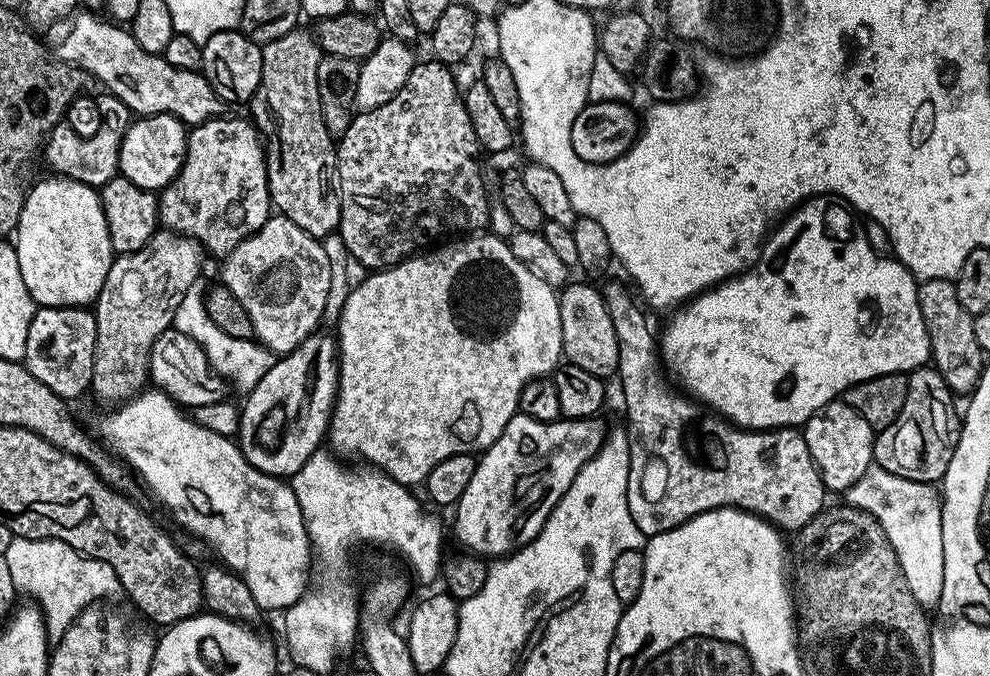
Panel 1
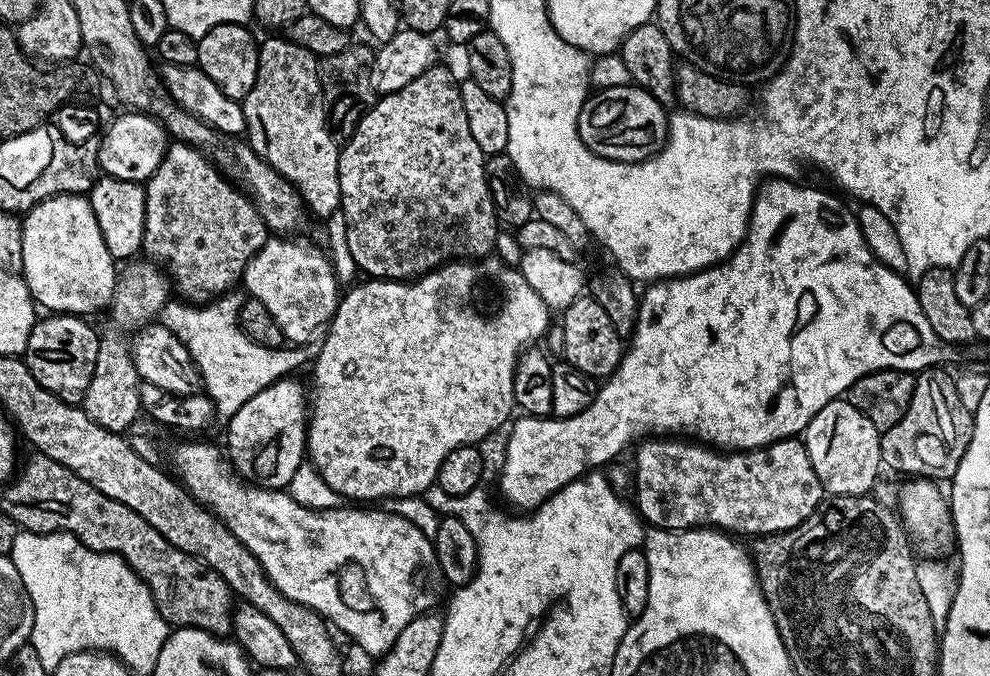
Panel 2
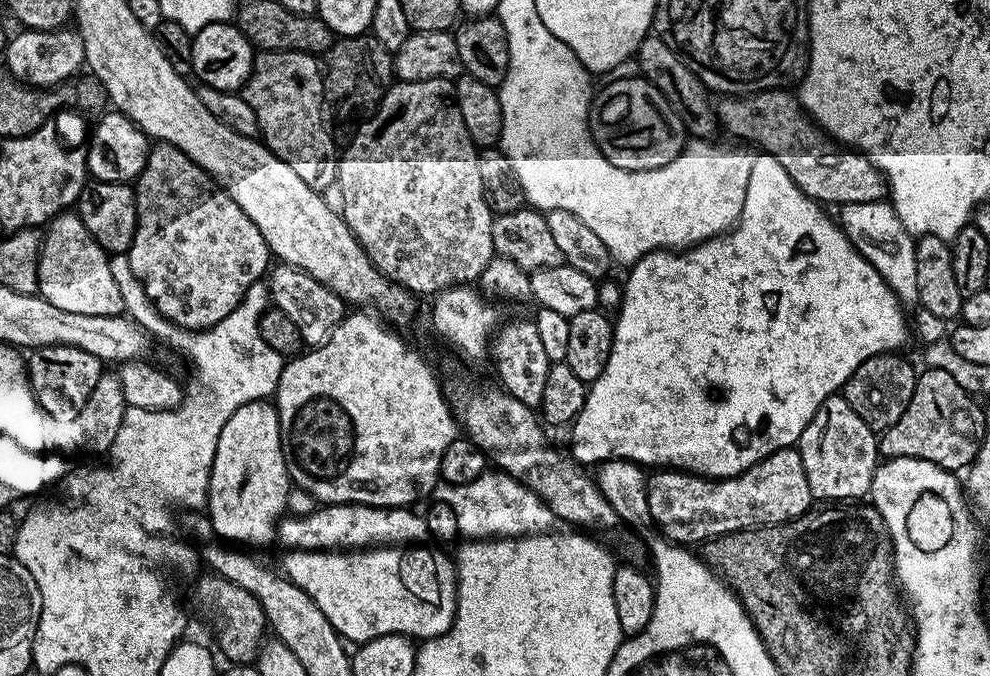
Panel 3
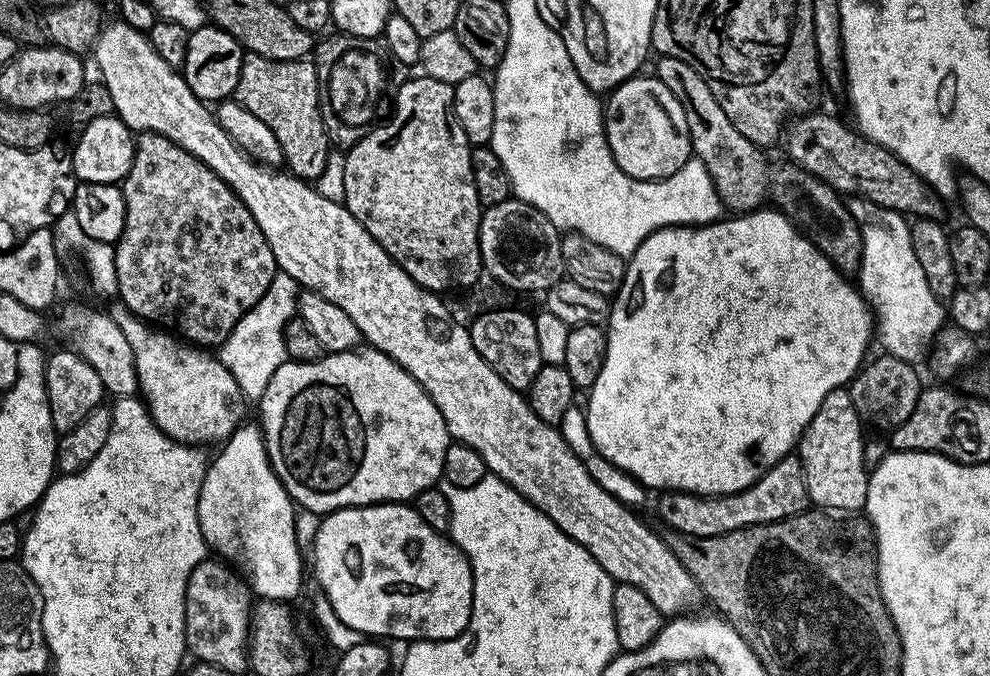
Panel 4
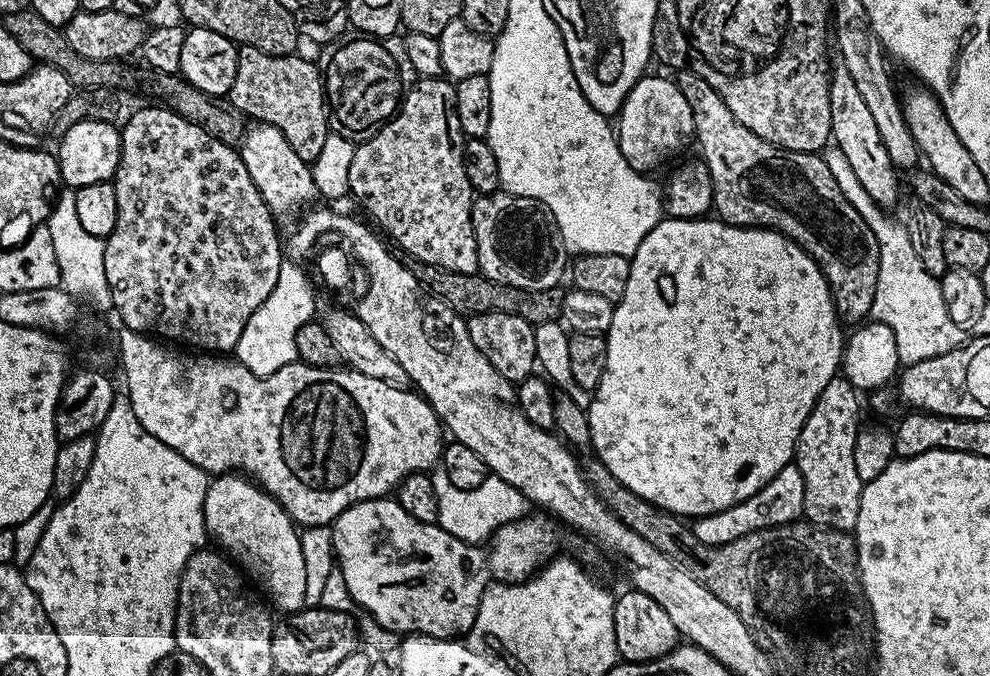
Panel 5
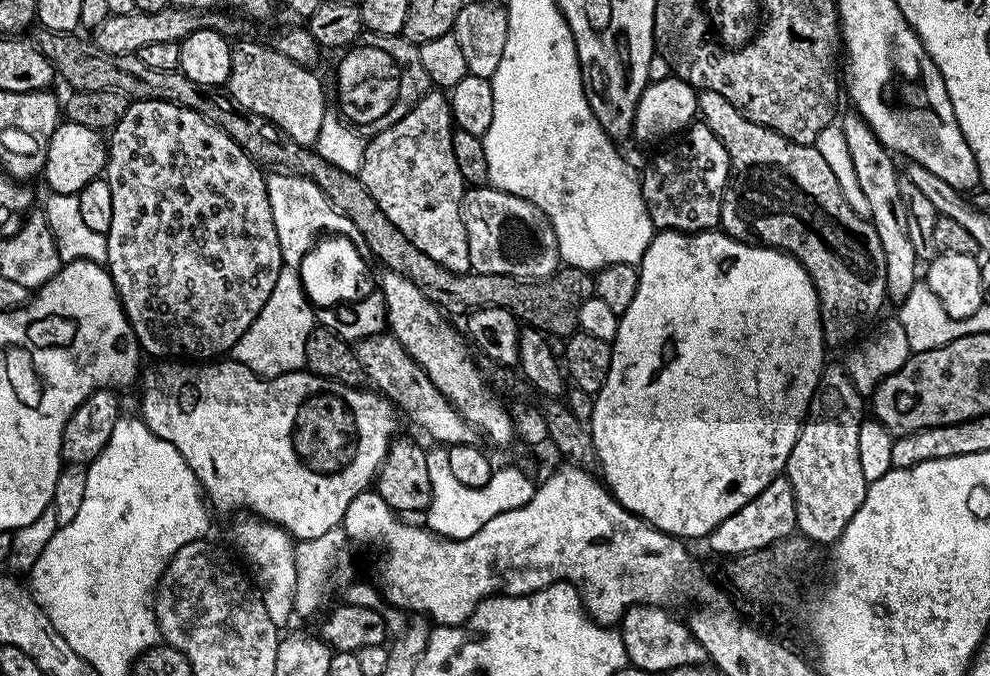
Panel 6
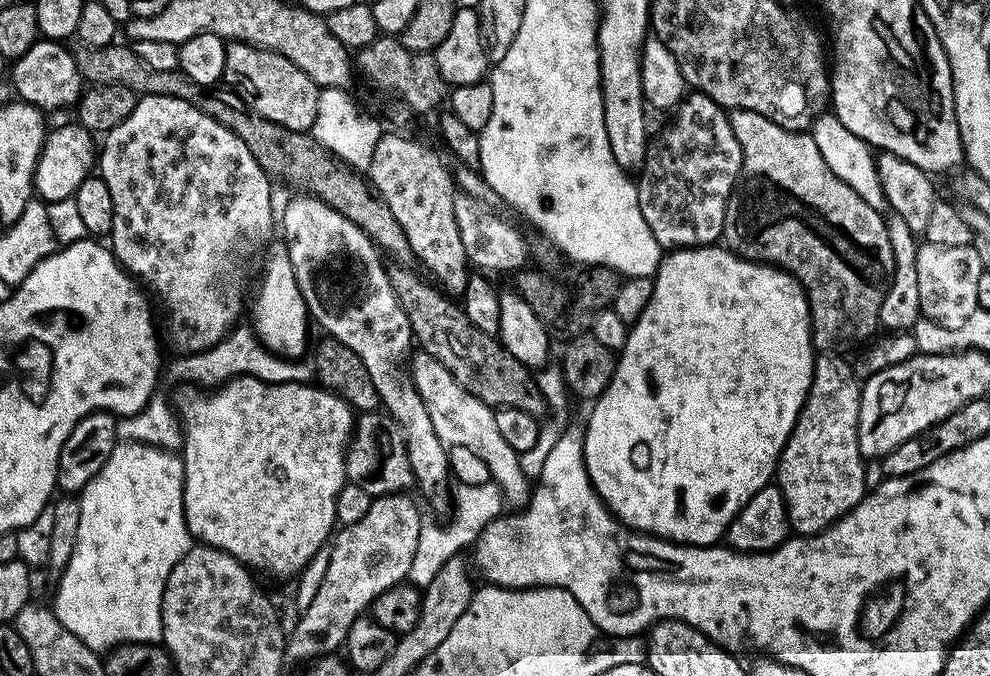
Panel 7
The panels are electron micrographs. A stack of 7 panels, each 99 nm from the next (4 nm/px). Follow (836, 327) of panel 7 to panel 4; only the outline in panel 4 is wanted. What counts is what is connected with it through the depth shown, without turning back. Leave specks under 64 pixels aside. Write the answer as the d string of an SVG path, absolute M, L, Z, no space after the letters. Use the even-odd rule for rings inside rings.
M660 56L657 61L654 75L657 80L662 82L662 86L666 86L666 90L670 90L670 94L674 94L674 98L678 98L678 102L682 102L682 110L686 114L686 126L690 126L690 138L695 159L701 160L706 166L720 199L724 202L725 209L733 208L731 210L733 213L743 214L754 212L765 202L771 202L795 224L798 231L815 248L819 248L822 254L826 254L826 258L830 258L830 262L835 268L839 268L845 274L855 273L860 267L862 258L862 238L860 237L860 227L850 214L841 193L835 192L826 182L822 182L814 174L802 170L791 162L768 165L767 158L760 153L763 151L757 145L751 144L742 134L738 134L734 122L730 122L730 118L726 118L726 110L722 110L720 101L710 90L708 81L702 78L702 74L698 74L698 70L694 70L694 66L686 66L686 62L669 56Z

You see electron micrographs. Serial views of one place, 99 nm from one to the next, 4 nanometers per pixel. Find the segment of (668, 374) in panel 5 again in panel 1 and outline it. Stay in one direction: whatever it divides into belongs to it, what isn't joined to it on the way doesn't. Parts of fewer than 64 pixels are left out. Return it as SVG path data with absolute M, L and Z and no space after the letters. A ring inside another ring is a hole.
M814 196L810 200L805 200L799 208L792 209L769 231L768 239L764 241L760 249L760 259L748 271L738 276L729 276L716 287L708 289L707 292L701 292L699 296L693 296L683 306L677 307L671 313L672 321L665 326L664 333L659 333L658 336L660 358L663 367L670 373L671 379L691 399L723 416L737 428L767 430L803 426L815 412L819 412L837 398L843 397L844 393L858 382L866 382L882 374L895 372L907 374L917 367L918 360L912 357L916 352L916 331L919 333L924 326L916 293L918 281L911 270L899 260L872 248L863 227L859 223L856 225L855 219L857 220L857 217L850 211L847 203L839 199L831 196ZM517 414L506 422L506 430L502 430L500 437L484 449L476 461L474 478L466 486L462 498L454 506L456 521L452 528L456 531L456 540L461 549L481 558L499 558L515 552L524 544L529 544L542 530L546 518L554 510L554 506L570 490L578 470L590 462L606 442L606 428L599 424L599 419L569 420L561 418L546 422L538 422L534 418Z

